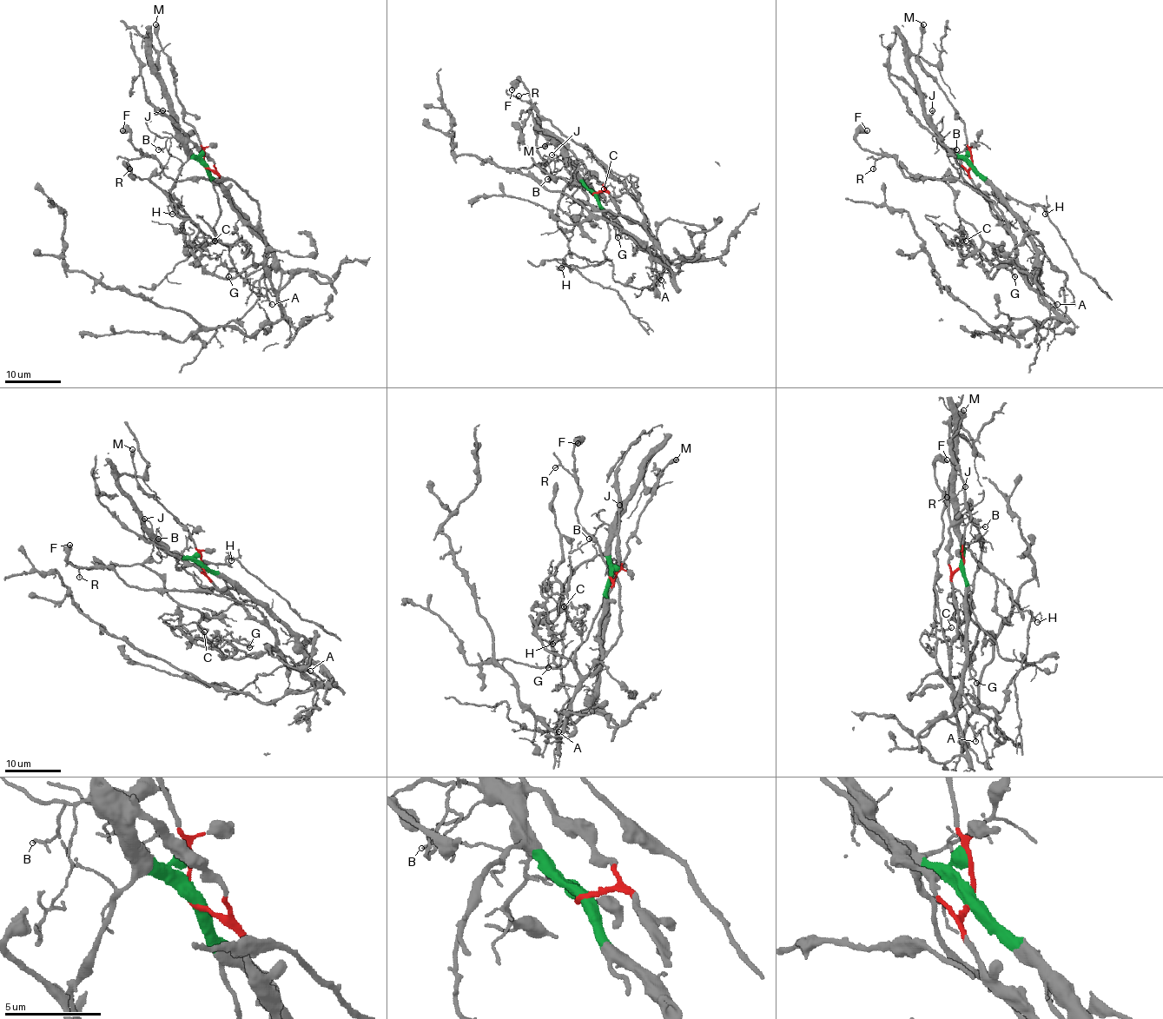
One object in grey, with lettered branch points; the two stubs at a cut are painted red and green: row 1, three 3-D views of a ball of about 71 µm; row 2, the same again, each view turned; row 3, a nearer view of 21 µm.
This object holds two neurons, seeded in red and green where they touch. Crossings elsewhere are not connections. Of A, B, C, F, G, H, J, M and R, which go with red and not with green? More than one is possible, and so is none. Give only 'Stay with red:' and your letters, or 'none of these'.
Stay with red: A, C, F, G, M, R

